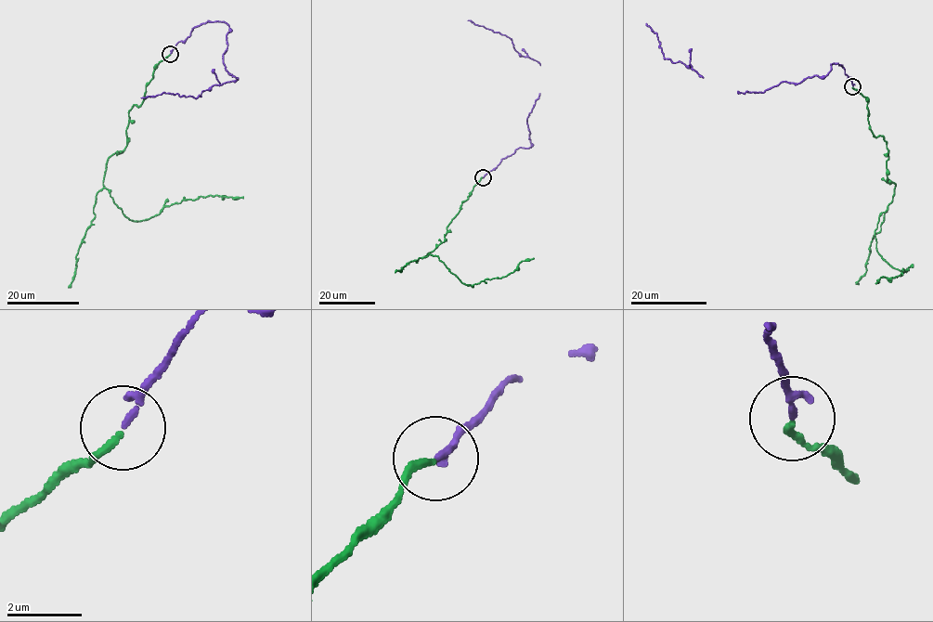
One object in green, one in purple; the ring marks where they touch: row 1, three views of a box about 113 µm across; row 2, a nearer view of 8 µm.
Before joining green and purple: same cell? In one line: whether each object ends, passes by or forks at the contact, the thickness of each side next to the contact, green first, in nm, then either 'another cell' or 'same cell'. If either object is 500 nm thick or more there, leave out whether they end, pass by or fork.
green ends | purple passes by | 180/100 nm | same cell

